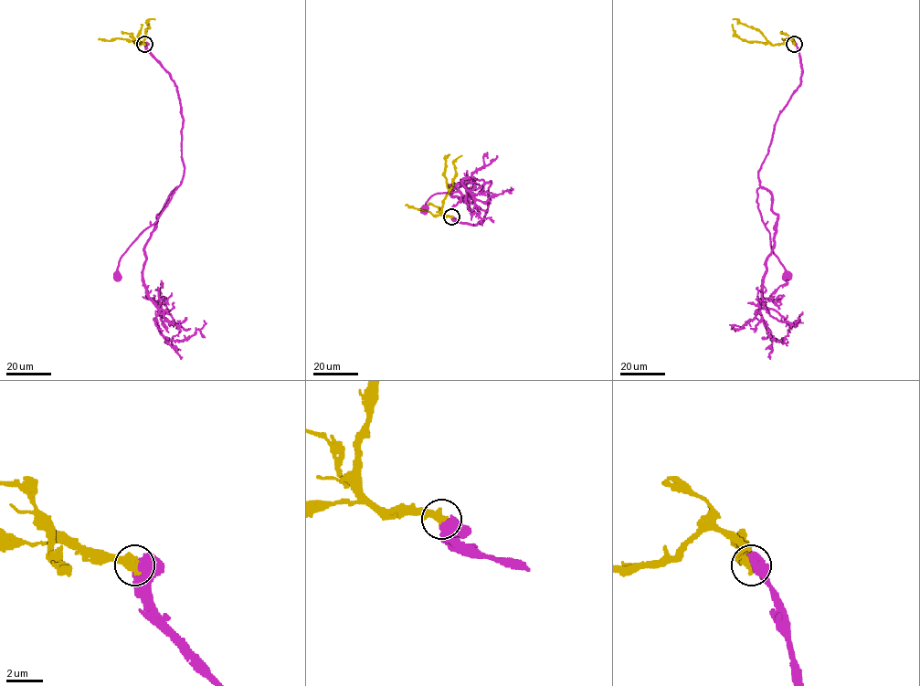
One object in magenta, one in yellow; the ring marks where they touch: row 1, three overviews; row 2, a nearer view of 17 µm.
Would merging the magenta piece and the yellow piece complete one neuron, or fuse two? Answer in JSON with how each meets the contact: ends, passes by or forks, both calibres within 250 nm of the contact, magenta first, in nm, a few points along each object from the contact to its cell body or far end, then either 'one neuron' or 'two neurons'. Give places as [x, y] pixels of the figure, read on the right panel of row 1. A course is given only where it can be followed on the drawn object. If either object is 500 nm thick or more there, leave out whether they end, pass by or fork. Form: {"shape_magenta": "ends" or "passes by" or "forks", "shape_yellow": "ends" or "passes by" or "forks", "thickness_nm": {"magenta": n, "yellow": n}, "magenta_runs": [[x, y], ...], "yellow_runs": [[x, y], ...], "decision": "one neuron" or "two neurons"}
{"thickness_nm": {"magenta": 650, "yellow": 500}, "magenta_runs": [[794, 44], [801, 81], [778, 116], [756, 191], [771, 249], [787, 277]], "yellow_runs": [[794, 44], [788, 39], [773, 45], [759, 31], [733, 19]], "decision": "one neuron"}

